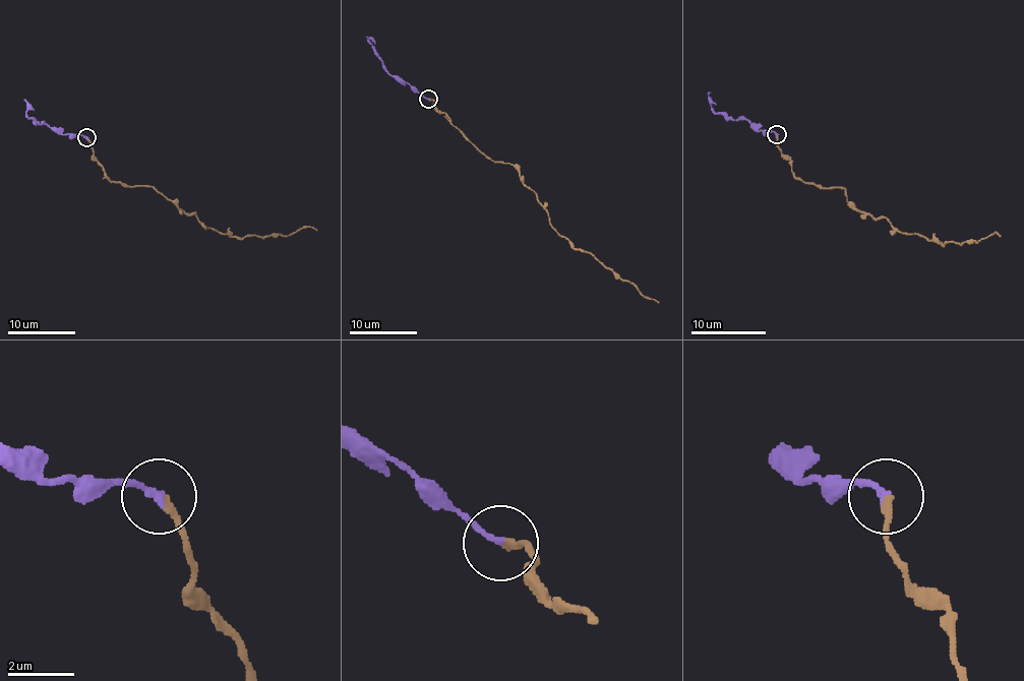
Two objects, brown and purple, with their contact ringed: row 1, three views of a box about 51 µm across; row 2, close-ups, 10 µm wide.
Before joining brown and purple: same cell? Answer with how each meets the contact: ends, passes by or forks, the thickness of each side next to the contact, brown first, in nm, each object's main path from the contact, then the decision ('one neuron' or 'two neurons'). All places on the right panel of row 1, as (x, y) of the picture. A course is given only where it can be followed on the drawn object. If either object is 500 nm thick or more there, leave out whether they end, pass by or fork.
brown ends | purple ends | 200/190 nm | brown via (776, 134), (796, 178), (842, 187), (849, 202), (900, 232), (943, 245), (1001, 236) | purple via (776, 134), (772, 131), (758, 131), (746, 120), (731, 120), (718, 114), (713, 109), (709, 91) | one neuron

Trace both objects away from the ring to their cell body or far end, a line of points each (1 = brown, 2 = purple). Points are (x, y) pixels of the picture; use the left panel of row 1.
1: (85, 138), (108, 177), (148, 185), (219, 233), (244, 238), (292, 235), (307, 227), (317, 230)
2: (85, 138), (53, 131), (47, 124), (32, 119), (26, 114), (24, 99)

